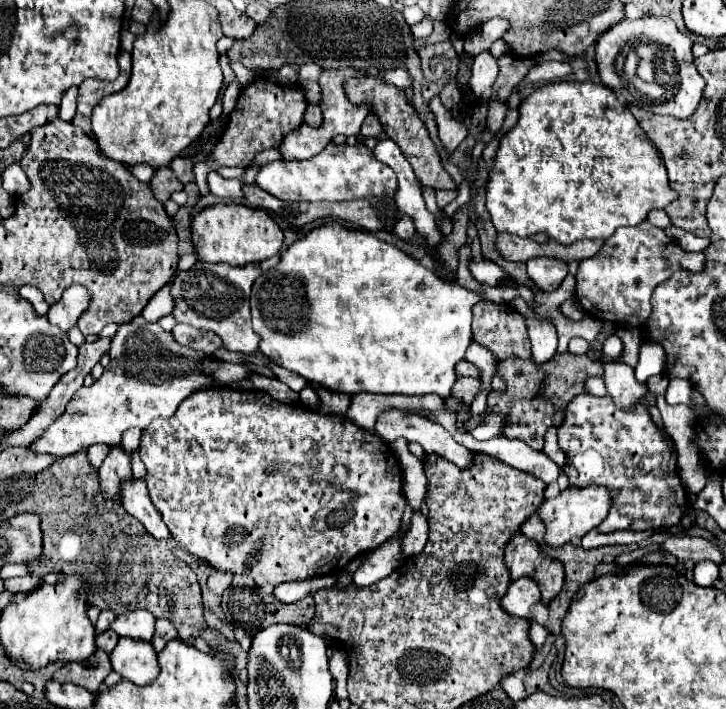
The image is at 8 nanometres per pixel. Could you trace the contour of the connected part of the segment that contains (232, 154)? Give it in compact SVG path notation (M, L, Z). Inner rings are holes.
M262 77L248 83L238 97L236 109L230 115L220 141L216 143L216 147L212 149L208 159L198 161L192 167L200 193L202 195L208 193L206 175L210 171L218 171L224 165L248 167L256 153L260 153L264 149L280 147L284 137L304 123L304 111L306 111L306 97L304 97L304 89L300 85L276 85L274 81L268 81Z

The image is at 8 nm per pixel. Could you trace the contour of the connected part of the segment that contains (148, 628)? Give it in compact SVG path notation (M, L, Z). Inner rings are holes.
M138 609L132 613L118 615L116 621L110 625L112 631L116 631L120 637L132 637L136 641L150 641L154 635L154 621L156 617L150 611Z

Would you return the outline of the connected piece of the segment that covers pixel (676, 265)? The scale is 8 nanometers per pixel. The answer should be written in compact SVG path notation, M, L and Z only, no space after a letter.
M644 221L636 229L618 229L596 257L580 261L576 273L576 299L582 309L602 321L614 325L636 325L642 327L646 313L646 303L652 297L656 285L672 277L678 269L688 269L700 273L708 265L704 253L688 253L678 243L674 243L662 229Z

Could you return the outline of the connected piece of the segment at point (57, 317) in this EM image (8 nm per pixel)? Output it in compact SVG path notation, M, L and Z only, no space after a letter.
M70 285L58 303L54 303L48 311L48 319L52 325L58 325L62 331L68 331L76 325L78 317L86 311L90 301L88 291L82 285Z

